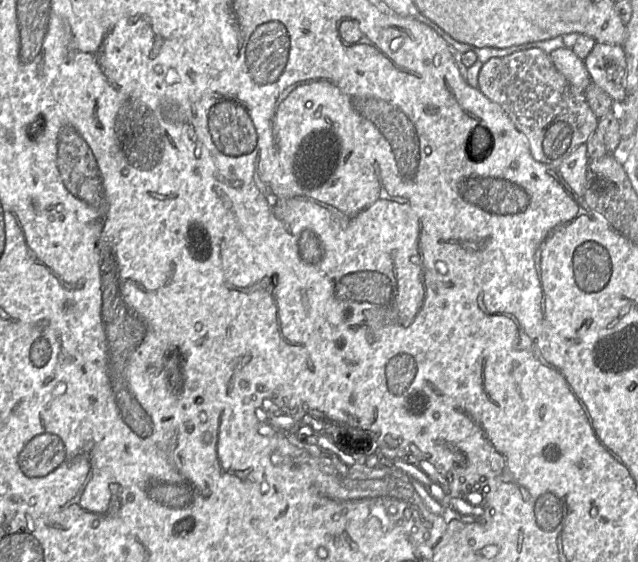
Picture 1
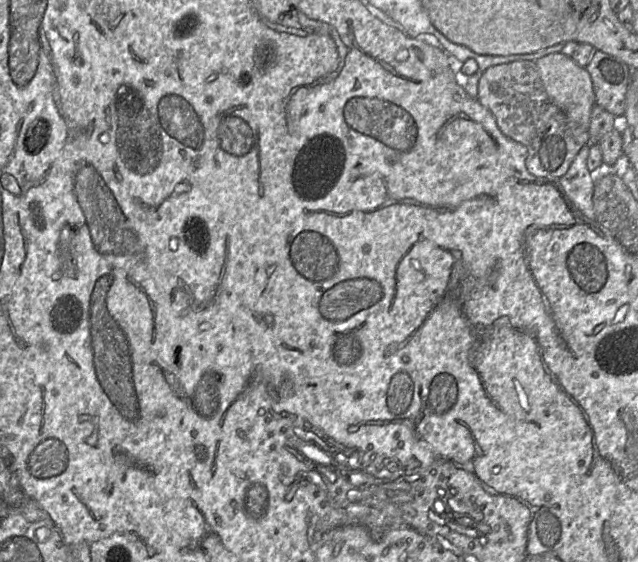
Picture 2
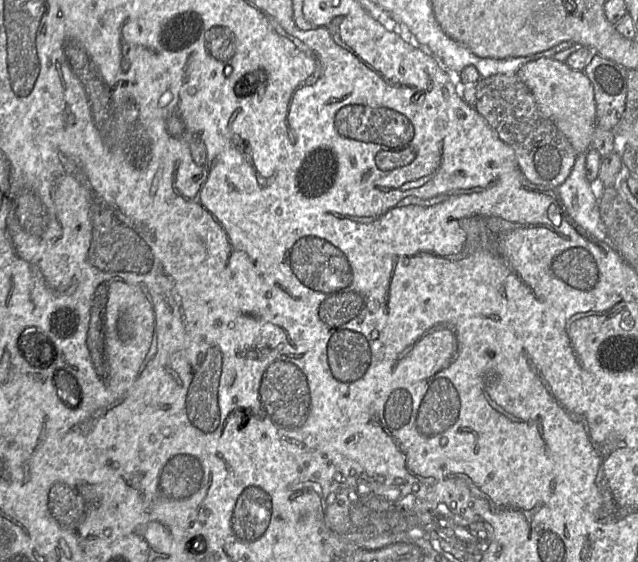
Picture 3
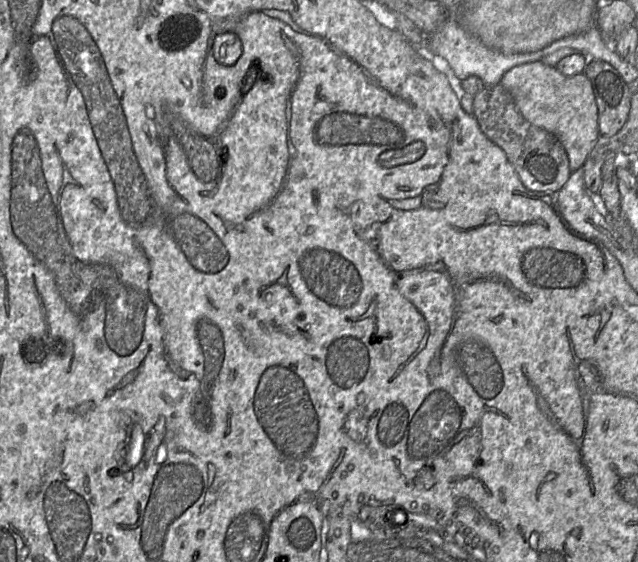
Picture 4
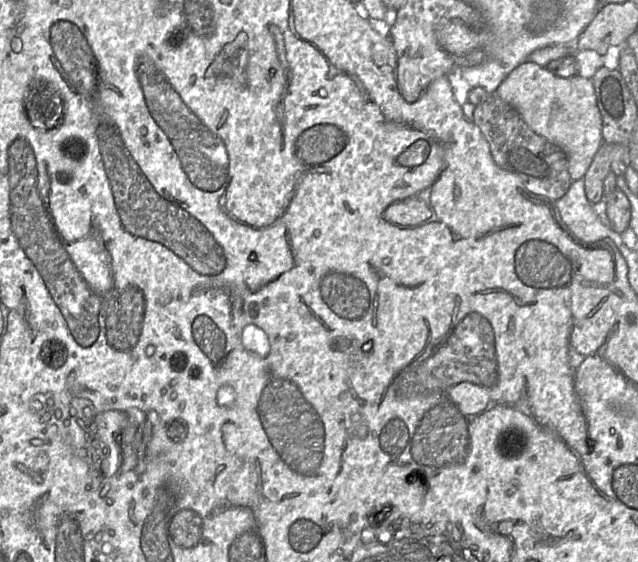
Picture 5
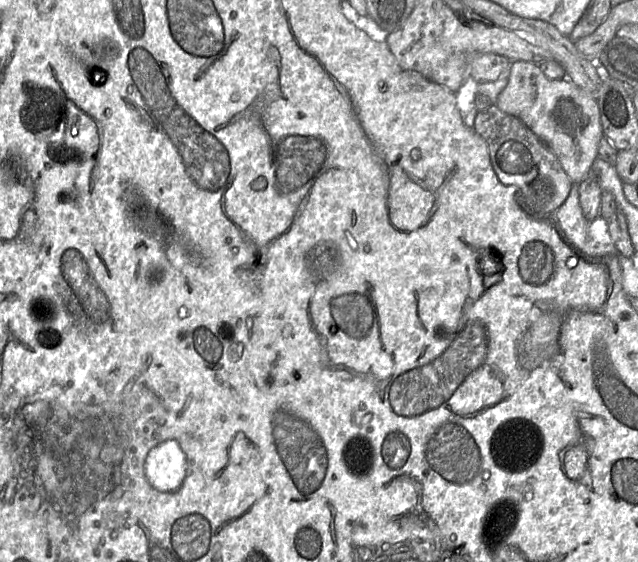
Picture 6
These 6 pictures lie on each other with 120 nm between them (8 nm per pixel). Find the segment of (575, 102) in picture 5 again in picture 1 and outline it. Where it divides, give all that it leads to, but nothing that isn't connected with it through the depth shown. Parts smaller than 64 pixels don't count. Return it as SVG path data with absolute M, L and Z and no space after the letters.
M559 48L552 51L550 59L555 68L566 78L569 84L584 93L591 82L591 78L584 64L572 48Z

